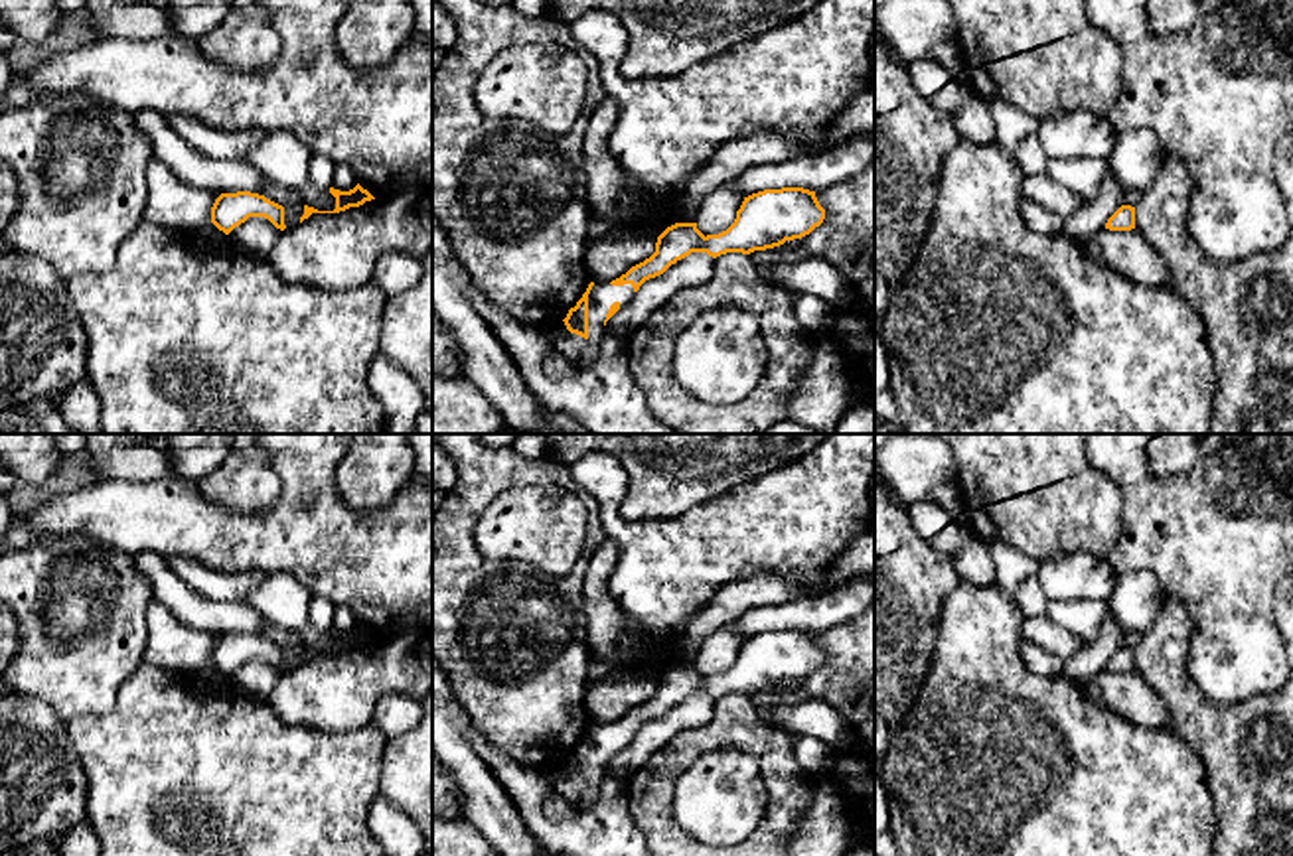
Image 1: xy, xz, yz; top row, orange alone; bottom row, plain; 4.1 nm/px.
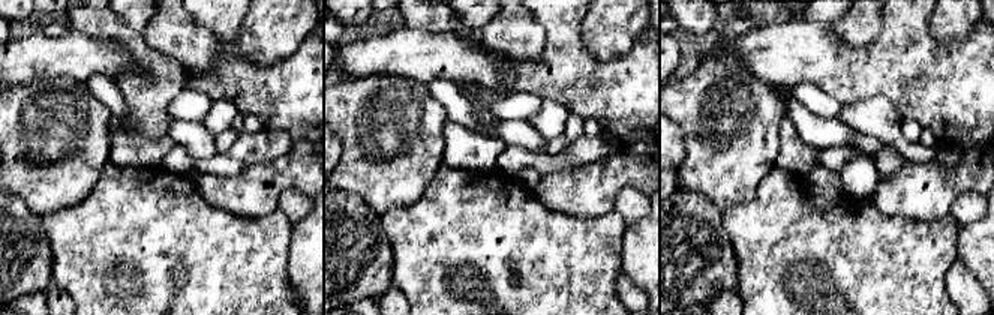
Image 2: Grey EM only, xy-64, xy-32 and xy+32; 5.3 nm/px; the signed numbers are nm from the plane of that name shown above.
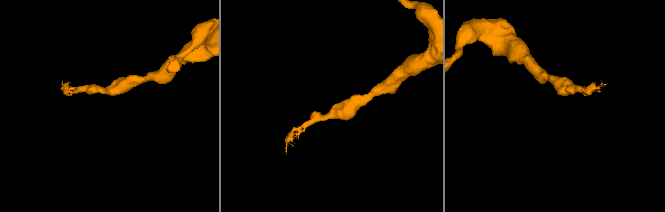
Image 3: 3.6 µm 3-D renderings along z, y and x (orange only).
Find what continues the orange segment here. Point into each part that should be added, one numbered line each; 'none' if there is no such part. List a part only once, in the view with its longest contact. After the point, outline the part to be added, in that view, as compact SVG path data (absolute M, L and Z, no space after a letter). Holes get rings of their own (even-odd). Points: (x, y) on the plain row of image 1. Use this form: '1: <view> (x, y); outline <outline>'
1: xz (603, 736); outline M594 724L588 736L588 781L580 803L574 807L574 817L588 813L596 805L600 783L608 777L604 761L614 744L626 748L634 738L632 726L612 728L610 724Z

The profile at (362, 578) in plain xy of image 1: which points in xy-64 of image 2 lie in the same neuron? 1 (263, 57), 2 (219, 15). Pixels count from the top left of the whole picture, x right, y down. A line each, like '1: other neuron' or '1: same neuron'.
1: other neuron
2: same neuron

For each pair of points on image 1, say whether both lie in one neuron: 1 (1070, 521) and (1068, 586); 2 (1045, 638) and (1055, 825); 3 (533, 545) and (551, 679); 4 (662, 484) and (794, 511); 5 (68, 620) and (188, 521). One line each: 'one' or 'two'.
1: two
2: two
3: two
4: two
5: two

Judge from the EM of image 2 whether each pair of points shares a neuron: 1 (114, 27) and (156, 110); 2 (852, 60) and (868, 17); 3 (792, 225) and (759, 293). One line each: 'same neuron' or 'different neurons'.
1: same neuron
2: different neurons
3: same neuron

